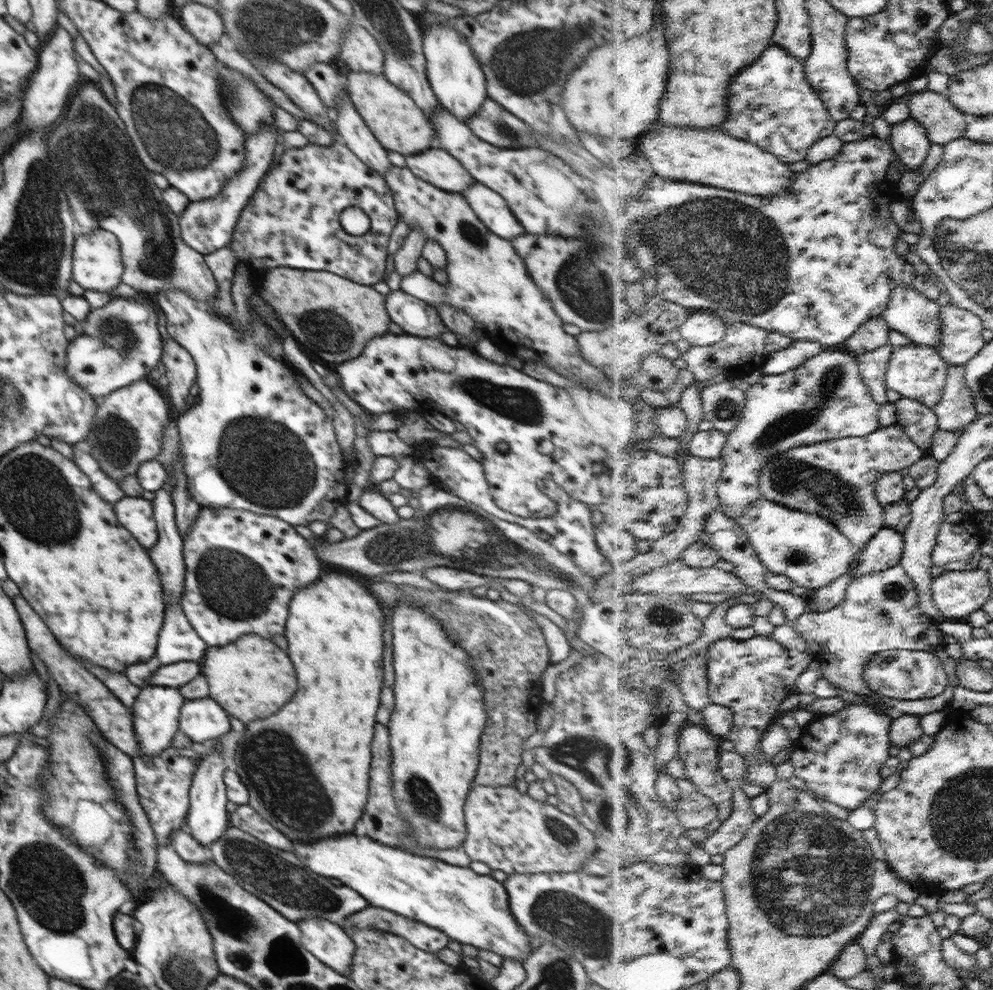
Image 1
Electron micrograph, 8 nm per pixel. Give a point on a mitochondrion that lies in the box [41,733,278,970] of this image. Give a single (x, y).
(213, 904)

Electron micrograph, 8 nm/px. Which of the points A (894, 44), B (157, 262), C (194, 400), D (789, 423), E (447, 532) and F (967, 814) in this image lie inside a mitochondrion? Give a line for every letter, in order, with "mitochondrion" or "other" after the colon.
A: other
B: mitochondrion
C: other
D: mitochondrion
E: mitochondrion
F: mitochondrion

